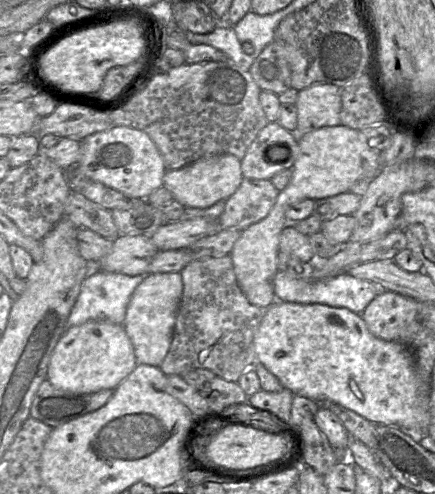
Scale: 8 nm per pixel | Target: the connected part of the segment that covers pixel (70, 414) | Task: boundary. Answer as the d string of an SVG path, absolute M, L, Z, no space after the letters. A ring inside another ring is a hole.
M45 379L34 396L29 417L54 429L100 409L109 401L113 392L112 389L104 389L88 394L75 394L57 389Z

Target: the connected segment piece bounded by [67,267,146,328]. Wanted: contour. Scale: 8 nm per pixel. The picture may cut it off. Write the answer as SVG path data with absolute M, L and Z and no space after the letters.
M94 267L82 283L77 301L68 317L67 328L99 319L123 324L131 296L145 276L129 276L121 273L106 272Z

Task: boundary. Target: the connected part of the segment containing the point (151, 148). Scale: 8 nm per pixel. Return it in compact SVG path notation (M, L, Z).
M114 126L106 131L87 136L80 141L77 166L89 178L130 197L146 199L163 186L167 171L164 160L151 138L143 131L125 126Z

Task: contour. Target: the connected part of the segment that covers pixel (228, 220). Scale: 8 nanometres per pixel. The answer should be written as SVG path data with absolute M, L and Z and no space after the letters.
M244 178L238 189L225 201L225 209L218 222L221 229L245 230L265 218L278 197L279 191L270 179Z

